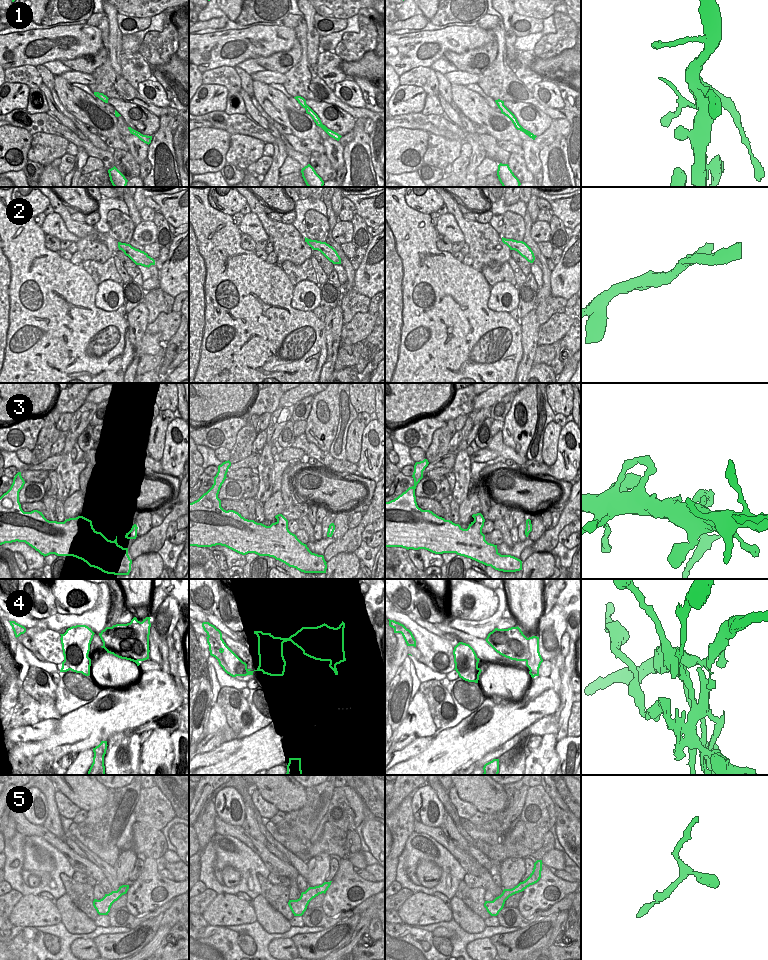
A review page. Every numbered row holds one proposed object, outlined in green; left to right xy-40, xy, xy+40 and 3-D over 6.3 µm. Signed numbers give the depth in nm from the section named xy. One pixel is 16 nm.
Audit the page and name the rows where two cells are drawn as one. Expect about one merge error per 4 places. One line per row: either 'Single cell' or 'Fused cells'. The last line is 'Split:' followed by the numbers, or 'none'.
1: Single cell
2: Single cell
3: Fused cells
4: Fused cells
5: Single cell
Split: 3, 4

